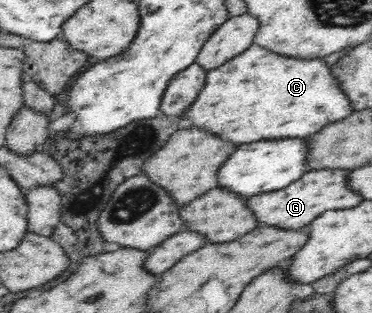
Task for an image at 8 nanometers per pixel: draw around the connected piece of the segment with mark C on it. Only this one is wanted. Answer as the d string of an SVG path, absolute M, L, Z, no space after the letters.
M252 44L246 51L229 59L224 65L209 70L206 85L198 95L198 101L187 109L182 117L183 127L192 121L194 127L208 129L232 143L252 143L260 139L277 140L286 137L306 137L321 132L328 124L345 120L352 112L350 100L339 81L332 75L332 67L326 59L300 59L274 53L261 45Z

